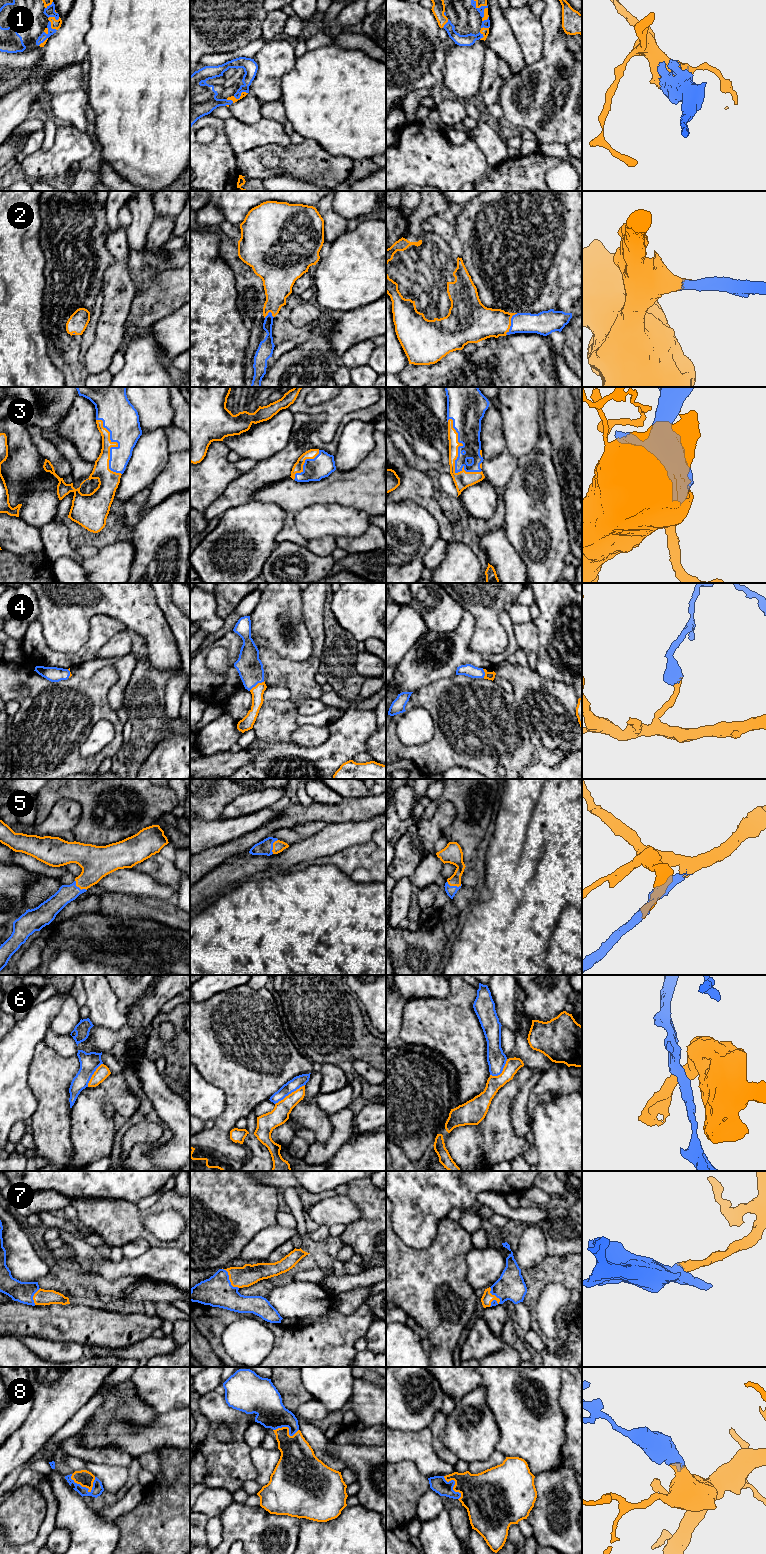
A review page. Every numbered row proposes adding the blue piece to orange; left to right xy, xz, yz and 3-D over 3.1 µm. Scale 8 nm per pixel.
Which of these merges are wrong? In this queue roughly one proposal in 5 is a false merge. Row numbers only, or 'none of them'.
6

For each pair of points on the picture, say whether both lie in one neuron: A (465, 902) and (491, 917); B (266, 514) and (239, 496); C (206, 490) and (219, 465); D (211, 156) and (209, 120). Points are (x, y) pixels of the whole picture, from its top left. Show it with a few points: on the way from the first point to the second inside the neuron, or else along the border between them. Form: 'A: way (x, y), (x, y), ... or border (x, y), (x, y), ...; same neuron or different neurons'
A: border (472, 902), (468, 908); different neurons
B: border (252, 500), (226, 510); different neurons
C: way (206, 484), (206, 481), (215, 471); same neuron
D: way (220, 146), (219, 127); same neuron

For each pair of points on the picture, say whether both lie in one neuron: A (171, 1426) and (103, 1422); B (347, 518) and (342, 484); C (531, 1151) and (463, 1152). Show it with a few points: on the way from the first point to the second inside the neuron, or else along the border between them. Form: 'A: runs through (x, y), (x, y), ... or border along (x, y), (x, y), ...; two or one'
A: runs through (154, 1434), (120, 1434); one
B: border along (322, 502), (349, 505), (368, 512); two
C: border along (528, 1145), (522, 1154); two

